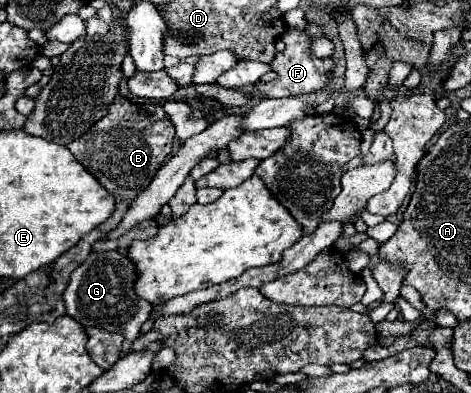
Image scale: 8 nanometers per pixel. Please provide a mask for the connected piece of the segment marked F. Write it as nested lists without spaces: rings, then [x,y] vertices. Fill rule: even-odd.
[[[285,32],[281,36],[281,40],[285,42],[285,52],[277,52],[273,62],[271,62],[271,70],[277,72],[277,80],[273,82],[257,82],[255,84],[255,92],[261,98],[283,98],[283,96],[299,96],[299,94],[309,94],[309,92],[317,92],[323,86],[327,86],[329,82],[329,72],[333,68],[333,60],[331,58],[313,58],[309,54],[309,36],[305,32]]]

